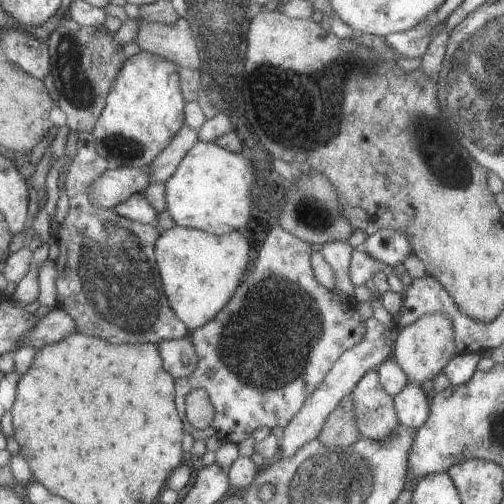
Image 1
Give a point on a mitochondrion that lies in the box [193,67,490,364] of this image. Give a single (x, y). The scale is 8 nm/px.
(444, 159)

